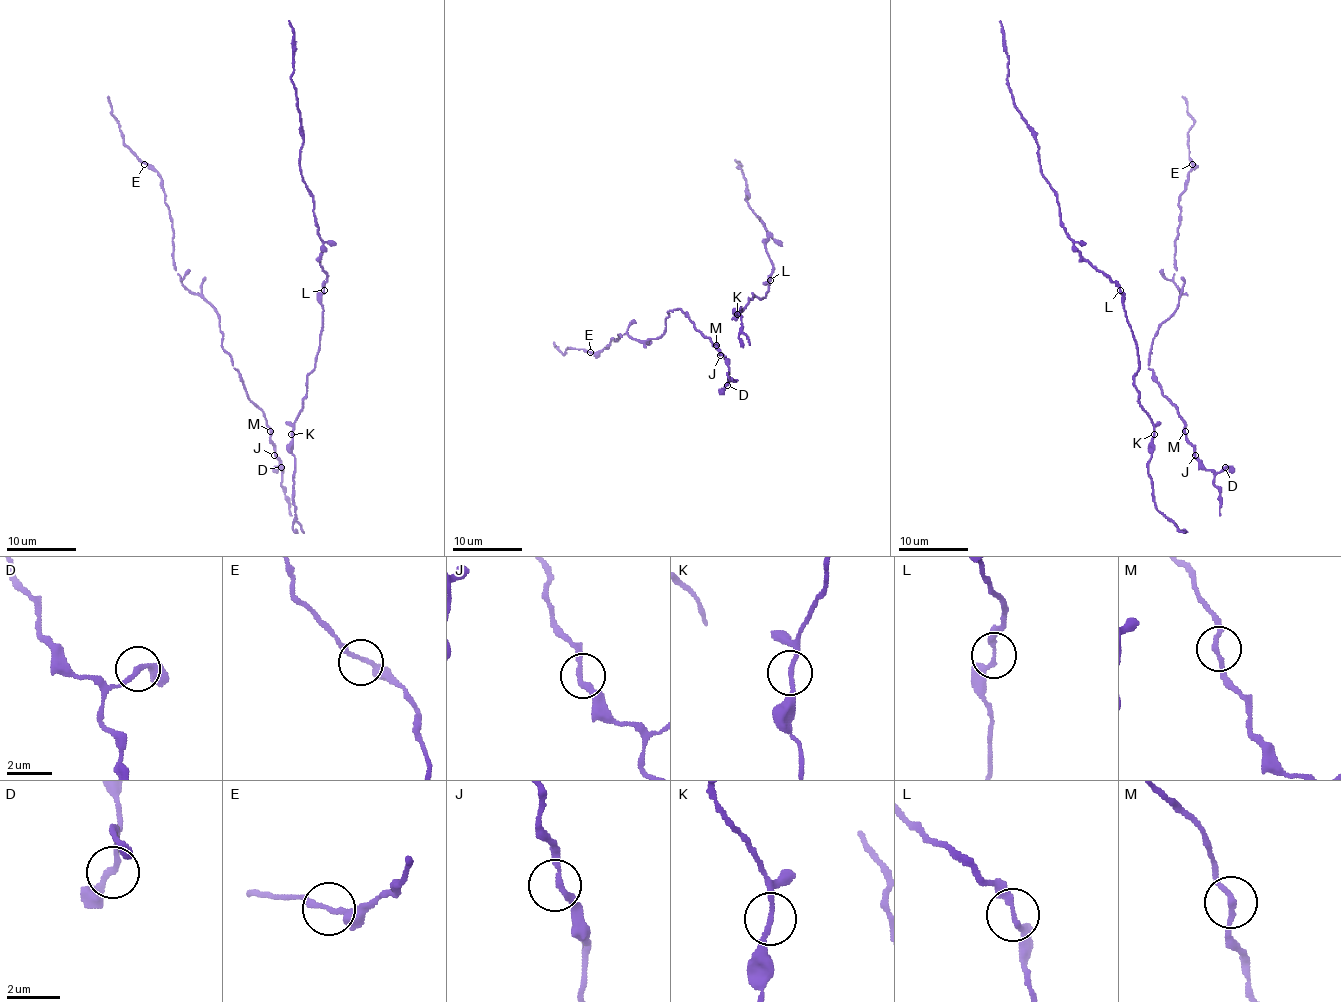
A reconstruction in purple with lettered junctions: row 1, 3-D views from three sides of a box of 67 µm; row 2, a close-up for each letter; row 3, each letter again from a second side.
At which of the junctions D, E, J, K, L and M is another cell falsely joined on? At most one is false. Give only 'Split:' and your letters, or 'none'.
Split: none

